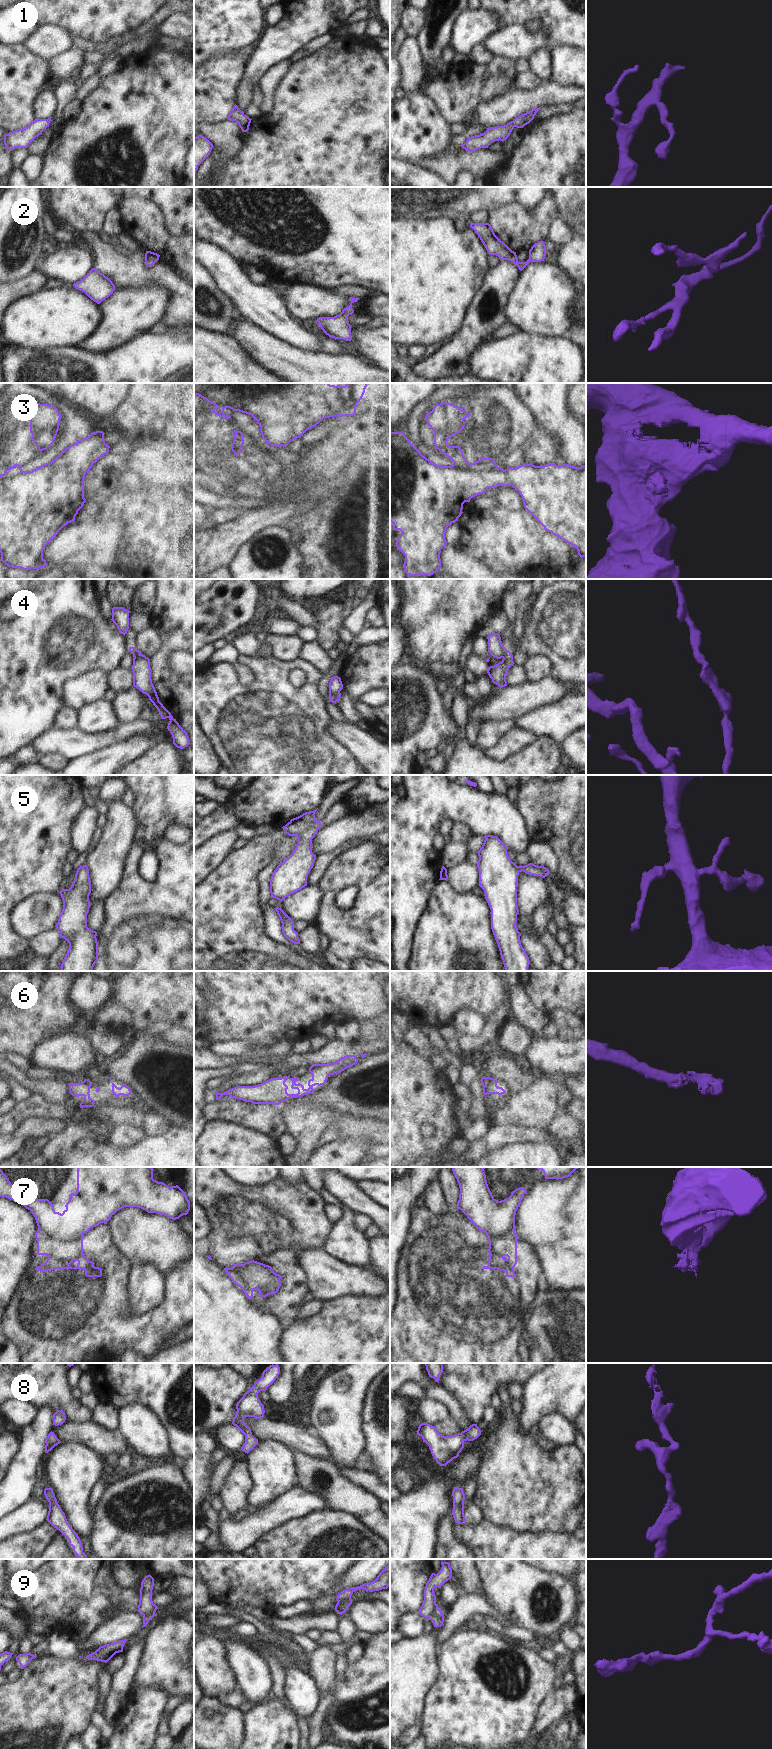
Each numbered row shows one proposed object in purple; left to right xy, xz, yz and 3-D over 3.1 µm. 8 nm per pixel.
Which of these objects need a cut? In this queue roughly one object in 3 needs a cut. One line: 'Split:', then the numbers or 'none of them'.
Split: 3, 4, 7, 9

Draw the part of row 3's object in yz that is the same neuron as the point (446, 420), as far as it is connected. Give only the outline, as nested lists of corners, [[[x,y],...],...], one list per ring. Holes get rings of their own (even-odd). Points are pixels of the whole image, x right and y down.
[[[442,402],[436,404],[425,416],[434,432],[435,448],[440,450],[450,437],[460,433],[465,427],[464,419],[471,414],[459,406]]]

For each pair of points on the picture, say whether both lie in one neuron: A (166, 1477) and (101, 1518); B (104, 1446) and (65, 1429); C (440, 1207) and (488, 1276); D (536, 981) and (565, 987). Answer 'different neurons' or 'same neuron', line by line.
A: same neuron
B: same neuron
C: different neurons
D: same neuron

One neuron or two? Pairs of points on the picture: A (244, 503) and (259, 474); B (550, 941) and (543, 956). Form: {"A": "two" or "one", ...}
{"A": "one", "B": "two"}

